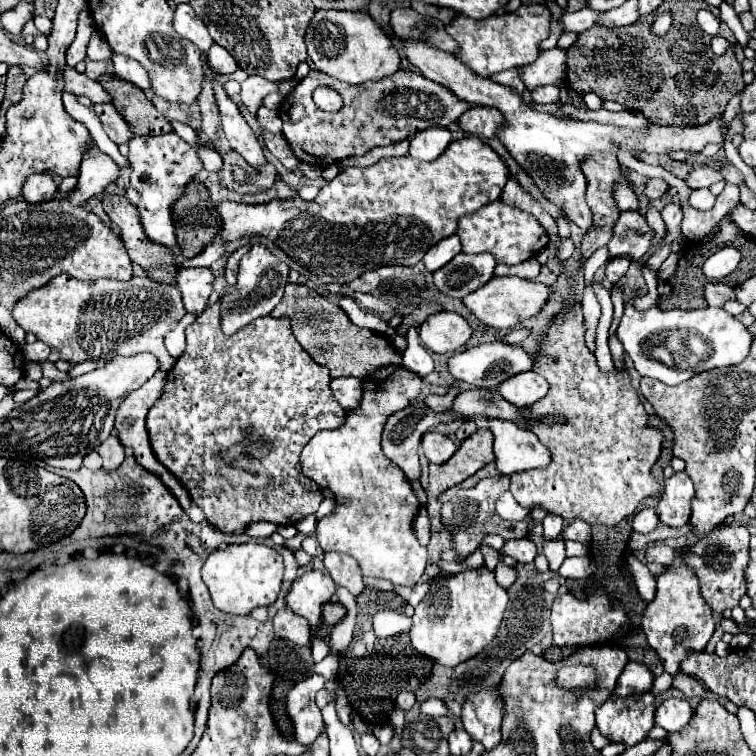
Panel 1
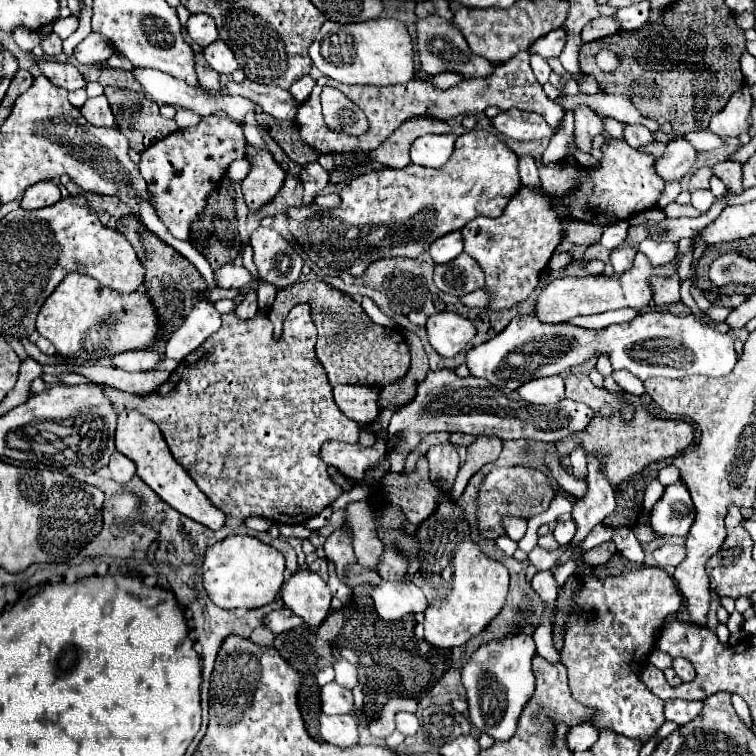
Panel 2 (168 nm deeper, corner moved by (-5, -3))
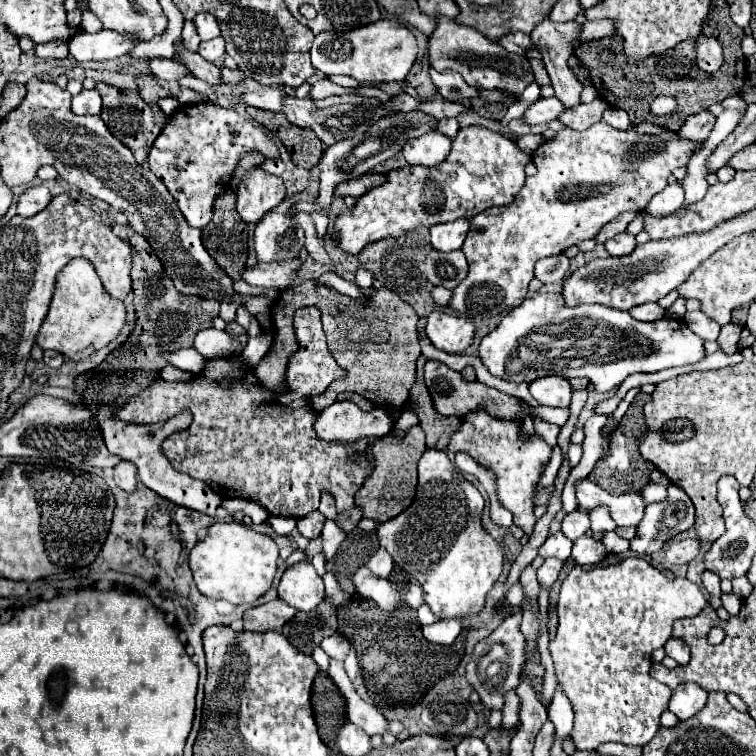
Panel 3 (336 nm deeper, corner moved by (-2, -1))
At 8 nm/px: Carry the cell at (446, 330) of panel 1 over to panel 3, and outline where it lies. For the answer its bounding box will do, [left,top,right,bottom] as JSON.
[426,311,474,353]

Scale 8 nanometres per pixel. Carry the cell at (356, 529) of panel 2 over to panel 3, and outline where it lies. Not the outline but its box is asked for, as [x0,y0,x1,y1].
[366,549,394,577]

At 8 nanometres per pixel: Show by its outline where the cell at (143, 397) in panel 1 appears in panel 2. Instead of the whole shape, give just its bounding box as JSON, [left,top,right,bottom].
[115,409,225,531]

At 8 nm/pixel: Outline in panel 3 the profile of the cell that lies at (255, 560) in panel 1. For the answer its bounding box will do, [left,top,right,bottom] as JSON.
[190,523,278,605]

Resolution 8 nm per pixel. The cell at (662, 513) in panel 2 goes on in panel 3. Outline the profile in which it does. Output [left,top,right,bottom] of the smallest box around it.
[630,485,692,555]

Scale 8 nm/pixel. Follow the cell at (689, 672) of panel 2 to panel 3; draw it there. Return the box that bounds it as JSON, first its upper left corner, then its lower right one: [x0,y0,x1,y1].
[664,637,690,665]

